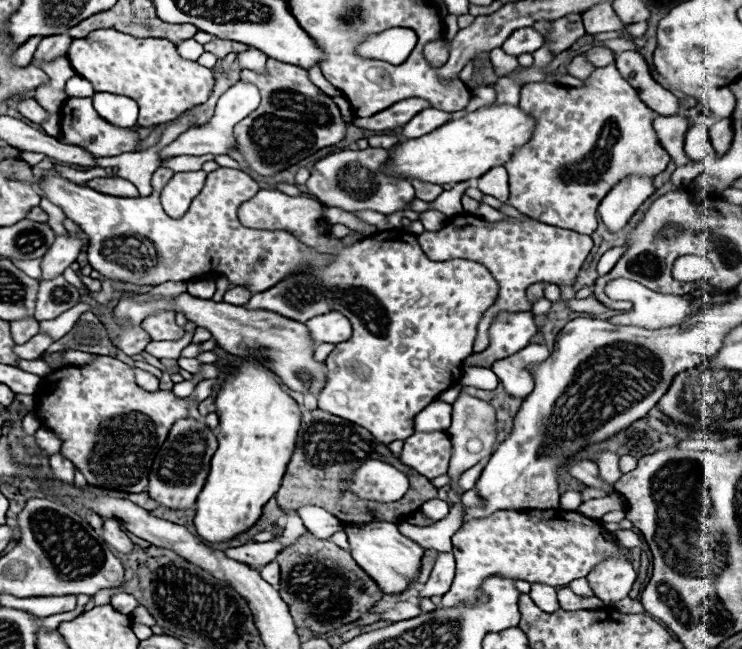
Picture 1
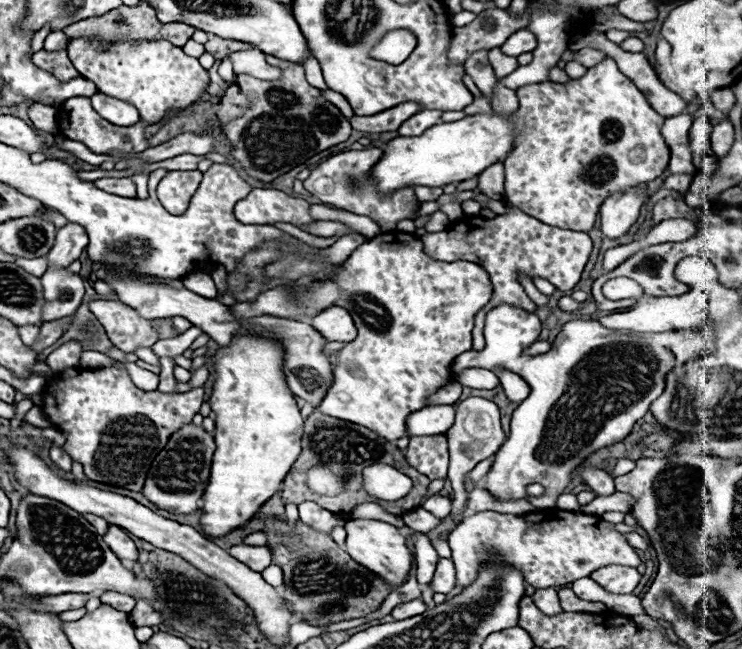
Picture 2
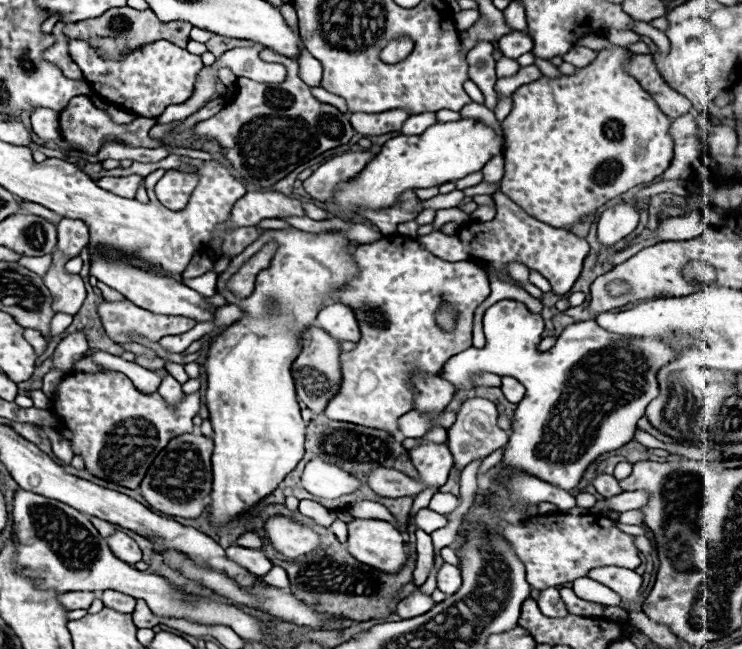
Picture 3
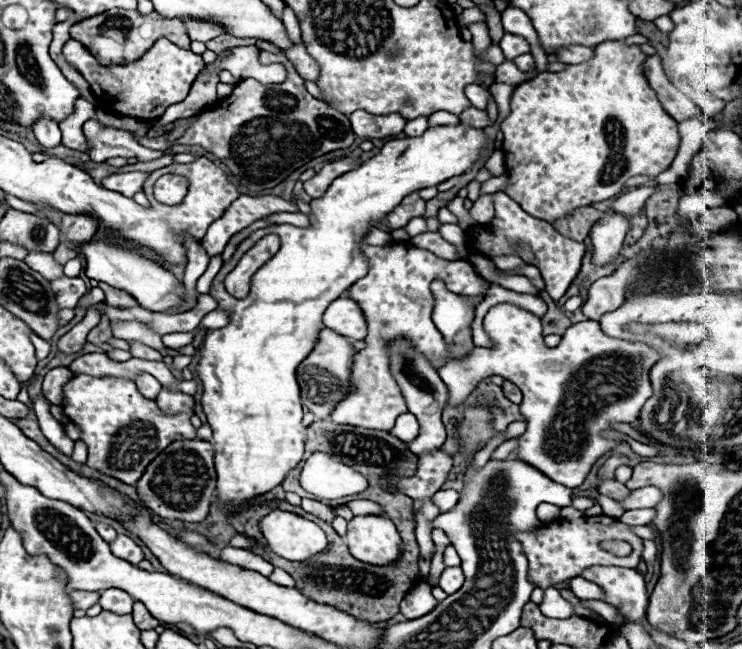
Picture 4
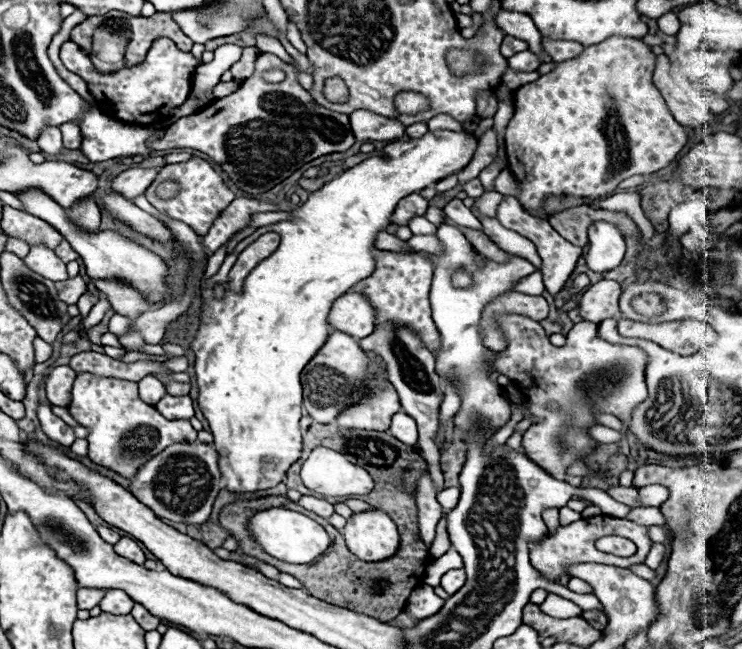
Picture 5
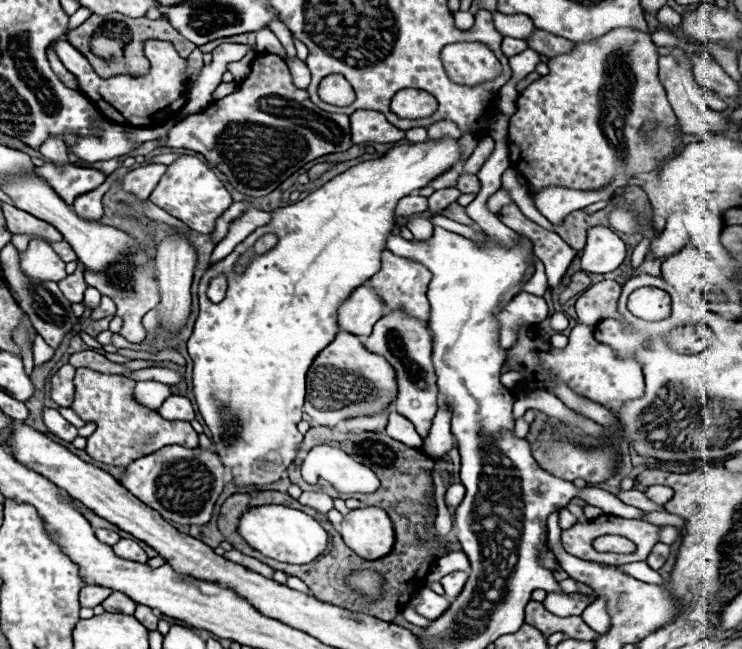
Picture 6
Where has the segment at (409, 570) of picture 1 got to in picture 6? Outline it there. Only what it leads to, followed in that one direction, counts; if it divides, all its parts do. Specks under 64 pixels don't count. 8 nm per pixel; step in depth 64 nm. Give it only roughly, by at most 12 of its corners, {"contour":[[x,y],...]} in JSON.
{"contour":[[382,508],[352,510],[338,526],[364,560],[392,552],[394,524]]}

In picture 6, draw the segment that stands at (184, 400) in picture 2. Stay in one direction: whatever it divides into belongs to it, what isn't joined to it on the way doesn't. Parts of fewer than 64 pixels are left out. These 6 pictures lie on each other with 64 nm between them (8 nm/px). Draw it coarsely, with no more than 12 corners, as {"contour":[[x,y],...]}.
{"contour":[[88,368],[74,404],[94,422],[88,456],[126,468],[164,446],[198,446],[190,422],[134,400],[136,382]]}

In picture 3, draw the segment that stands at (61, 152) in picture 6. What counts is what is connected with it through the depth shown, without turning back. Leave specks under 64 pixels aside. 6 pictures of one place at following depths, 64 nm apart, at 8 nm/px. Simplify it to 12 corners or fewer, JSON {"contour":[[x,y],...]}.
{"contour":[[48,108],[32,112],[32,130],[44,140],[60,138],[58,114]]}

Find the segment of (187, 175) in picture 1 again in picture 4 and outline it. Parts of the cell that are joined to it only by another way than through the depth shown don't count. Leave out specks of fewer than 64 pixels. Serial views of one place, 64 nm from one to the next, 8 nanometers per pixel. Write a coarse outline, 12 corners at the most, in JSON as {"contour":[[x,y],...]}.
{"contour":[[164,174],[154,184],[158,202],[176,206],[188,192],[188,178]]}

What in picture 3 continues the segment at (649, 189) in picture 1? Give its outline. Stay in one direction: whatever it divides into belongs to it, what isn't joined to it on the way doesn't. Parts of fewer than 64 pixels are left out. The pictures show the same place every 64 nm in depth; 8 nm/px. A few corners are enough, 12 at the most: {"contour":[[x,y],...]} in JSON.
{"contour":[[620,200],[598,220],[598,240],[612,246],[638,224],[638,208]]}

